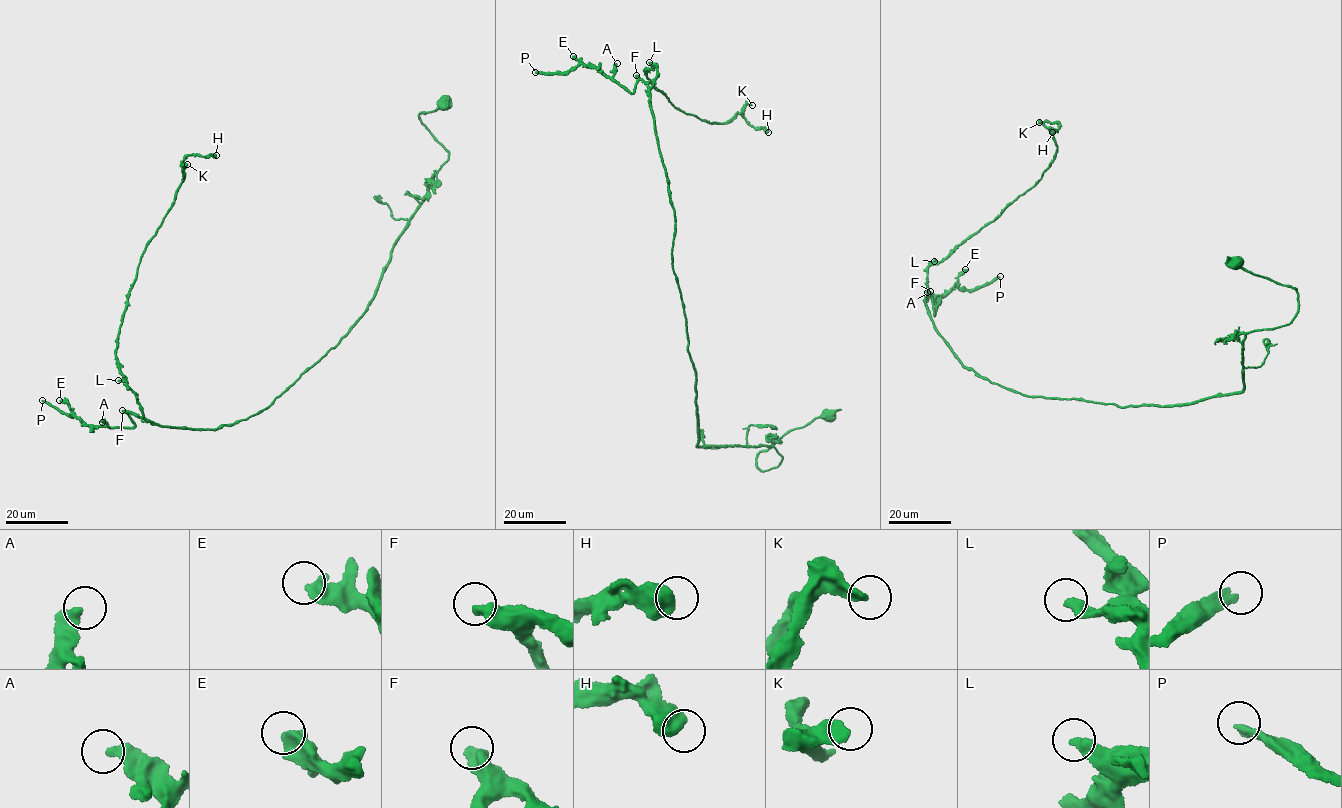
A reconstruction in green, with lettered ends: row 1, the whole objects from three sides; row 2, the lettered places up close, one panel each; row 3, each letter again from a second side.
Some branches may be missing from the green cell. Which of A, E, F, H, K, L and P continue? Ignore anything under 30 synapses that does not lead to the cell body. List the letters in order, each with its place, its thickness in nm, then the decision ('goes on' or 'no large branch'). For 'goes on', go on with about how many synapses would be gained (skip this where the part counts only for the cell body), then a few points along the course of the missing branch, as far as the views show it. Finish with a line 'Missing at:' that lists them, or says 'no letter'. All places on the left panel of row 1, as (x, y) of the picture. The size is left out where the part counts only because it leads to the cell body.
A: at (102, 422); 400 nm thick; no large branch
E: at (59, 400); 550 nm thick; no large branch
F: at (122, 410); 460 nm thick; no large branch
H: at (216, 155); 650 nm thick; no large branch
K: at (187, 164); 360 nm thick; no large branch
L: at (118, 380); 400 nm thick; no large branch
P: at (42, 400); 320 nm thick; goes on; about 350 synapses
Missing at: P

